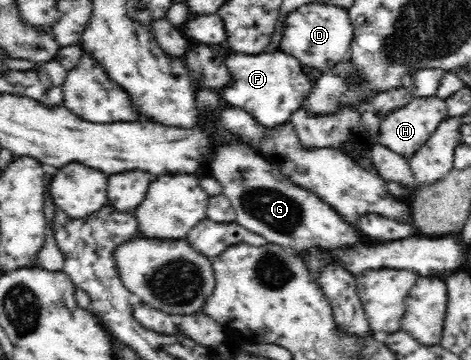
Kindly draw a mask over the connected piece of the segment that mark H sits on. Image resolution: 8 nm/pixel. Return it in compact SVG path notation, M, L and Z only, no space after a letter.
M439 97L414 98L407 107L390 113L380 127L378 143L401 155L407 161L419 151L419 148L430 138L436 127L448 116L446 101Z

